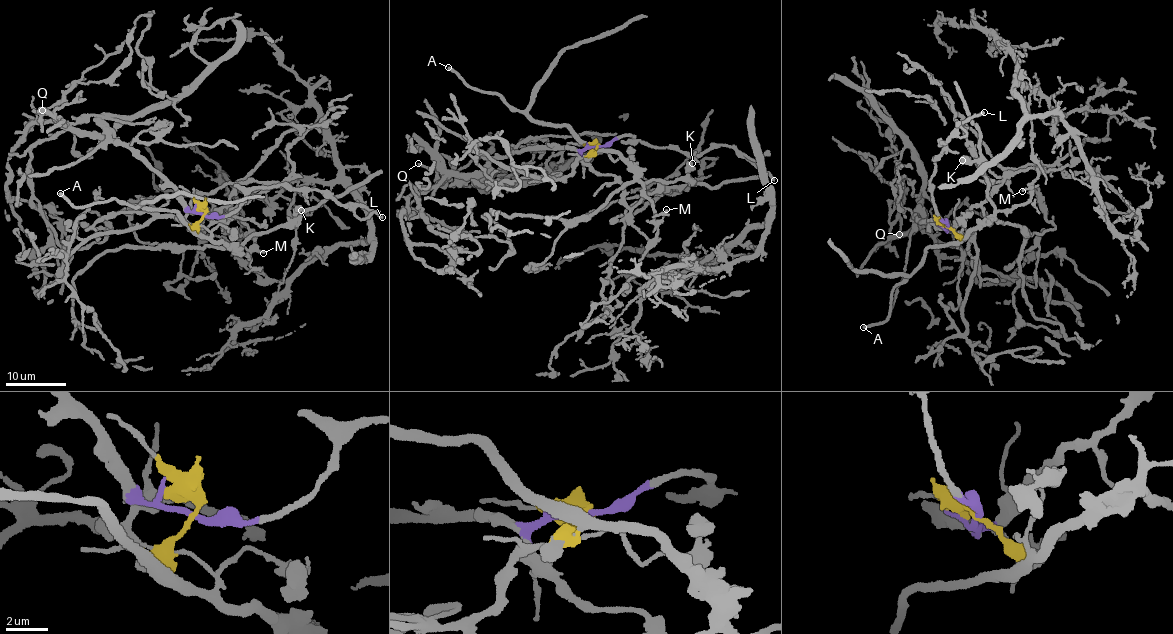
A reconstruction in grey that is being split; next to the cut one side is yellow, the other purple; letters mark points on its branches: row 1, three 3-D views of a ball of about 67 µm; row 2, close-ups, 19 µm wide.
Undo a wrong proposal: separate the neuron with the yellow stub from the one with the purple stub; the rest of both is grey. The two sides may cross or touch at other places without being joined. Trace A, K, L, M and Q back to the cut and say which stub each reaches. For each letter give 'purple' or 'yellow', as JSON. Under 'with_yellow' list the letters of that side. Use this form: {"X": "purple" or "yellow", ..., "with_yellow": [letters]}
{"A": "yellow", "K": "yellow", "L": "purple", "M": "yellow", "Q": "purple", "with_yellow": ["A", "K", "M"]}

